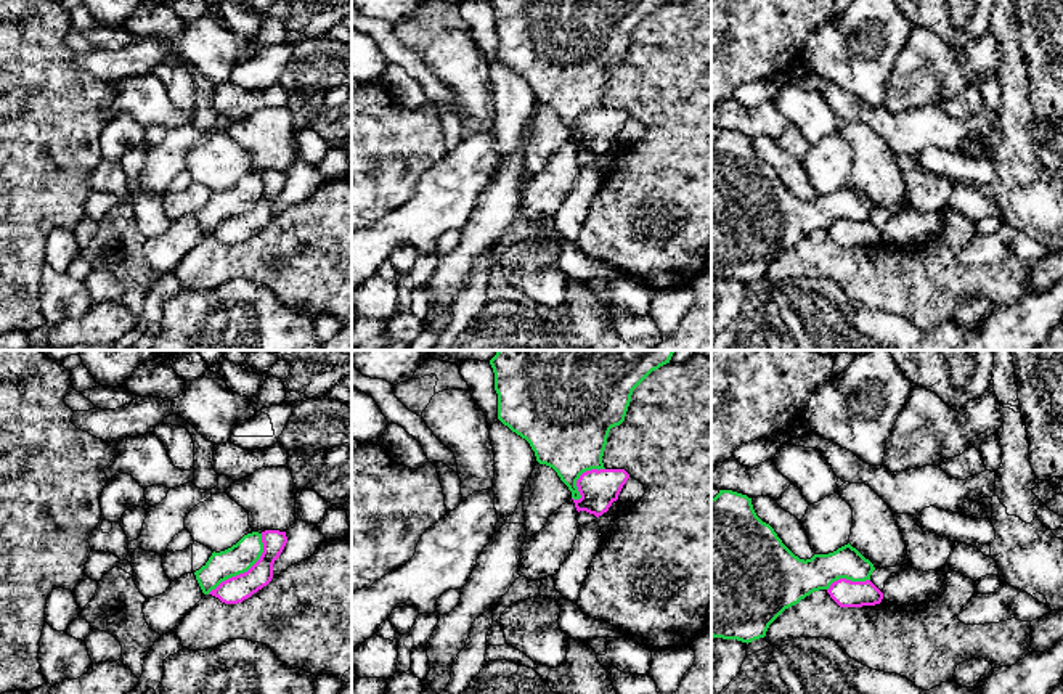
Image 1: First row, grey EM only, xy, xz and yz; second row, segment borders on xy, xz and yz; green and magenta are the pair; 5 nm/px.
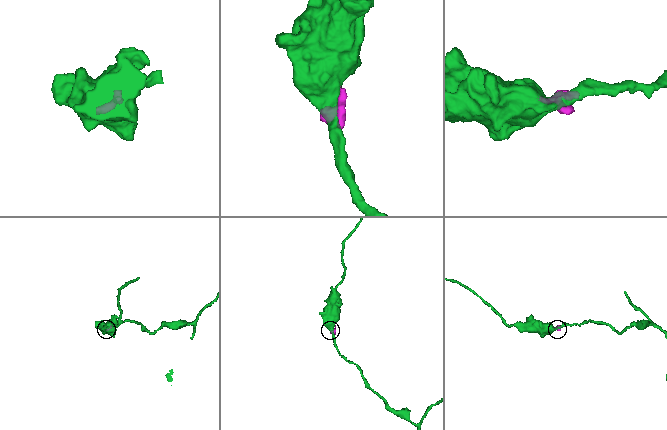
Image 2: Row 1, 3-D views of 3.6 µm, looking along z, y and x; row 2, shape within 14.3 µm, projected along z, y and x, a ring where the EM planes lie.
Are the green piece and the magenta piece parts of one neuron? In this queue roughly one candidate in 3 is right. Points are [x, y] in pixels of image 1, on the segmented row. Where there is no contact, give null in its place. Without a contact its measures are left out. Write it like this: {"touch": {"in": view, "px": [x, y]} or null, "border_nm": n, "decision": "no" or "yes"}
{"touch": {"in": "xy", "px": [244, 571]}, "border_nm": 400, "decision": "no"}

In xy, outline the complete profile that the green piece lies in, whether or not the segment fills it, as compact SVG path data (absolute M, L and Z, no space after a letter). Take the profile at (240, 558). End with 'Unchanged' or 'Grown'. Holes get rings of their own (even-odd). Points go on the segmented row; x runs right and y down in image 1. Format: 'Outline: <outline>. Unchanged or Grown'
Outline: M252 532L244 535L231 548L212 553L209 561L194 572L204 594L209 594L222 582L247 572L262 556L262 533Z. Unchanged

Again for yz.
Outline: M719 490L711 498L711 636L751 643L764 638L769 625L788 607L840 578L870 580L874 564L849 543L811 559L795 556L763 522L747 495Z. Unchanged

